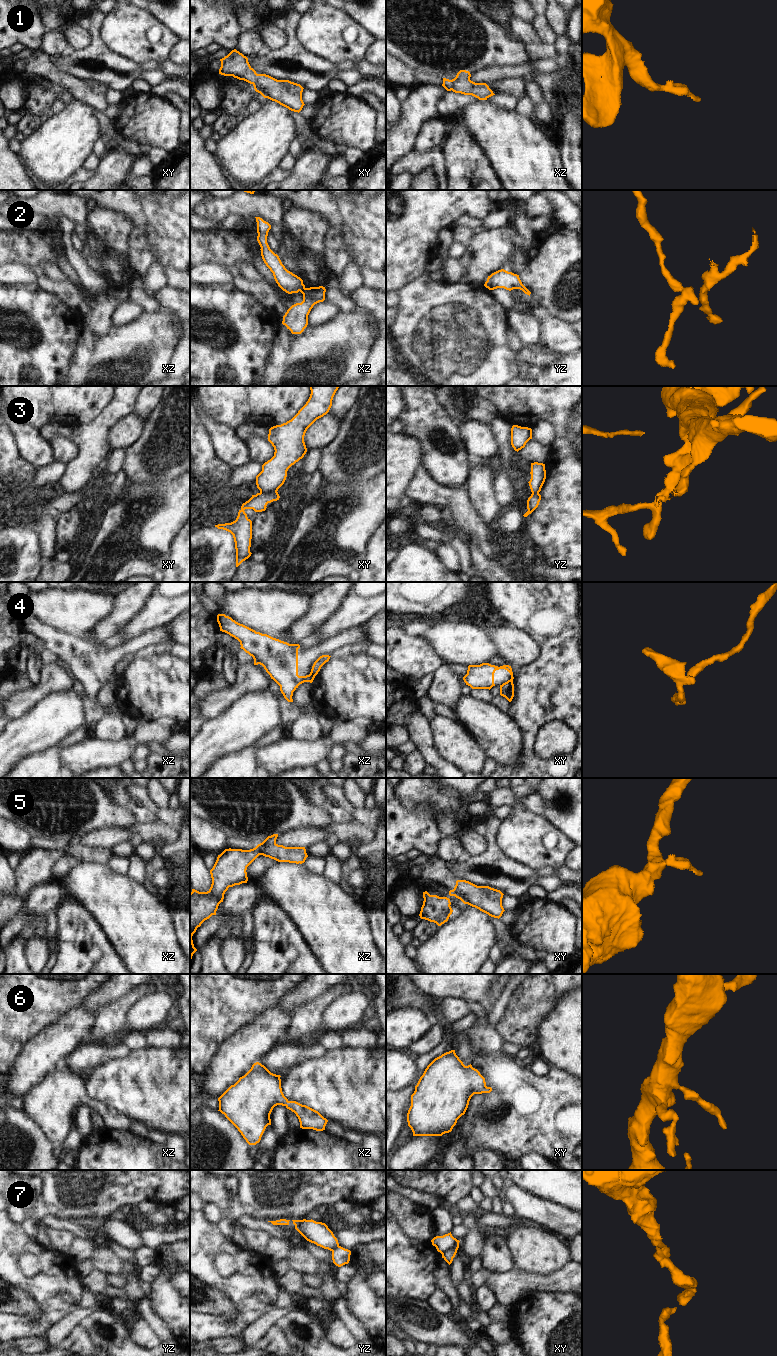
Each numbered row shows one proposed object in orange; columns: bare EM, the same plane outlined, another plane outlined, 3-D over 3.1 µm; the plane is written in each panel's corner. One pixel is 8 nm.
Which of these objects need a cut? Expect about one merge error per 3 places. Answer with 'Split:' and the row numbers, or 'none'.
Split: 2, 3, 4, 5, 7

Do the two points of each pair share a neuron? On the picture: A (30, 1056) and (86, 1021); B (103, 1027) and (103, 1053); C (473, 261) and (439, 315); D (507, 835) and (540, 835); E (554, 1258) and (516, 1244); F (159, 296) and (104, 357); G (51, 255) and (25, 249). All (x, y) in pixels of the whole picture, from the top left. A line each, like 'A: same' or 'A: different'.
A: same
B: different
C: different
D: same
E: same
F: different
G: same

